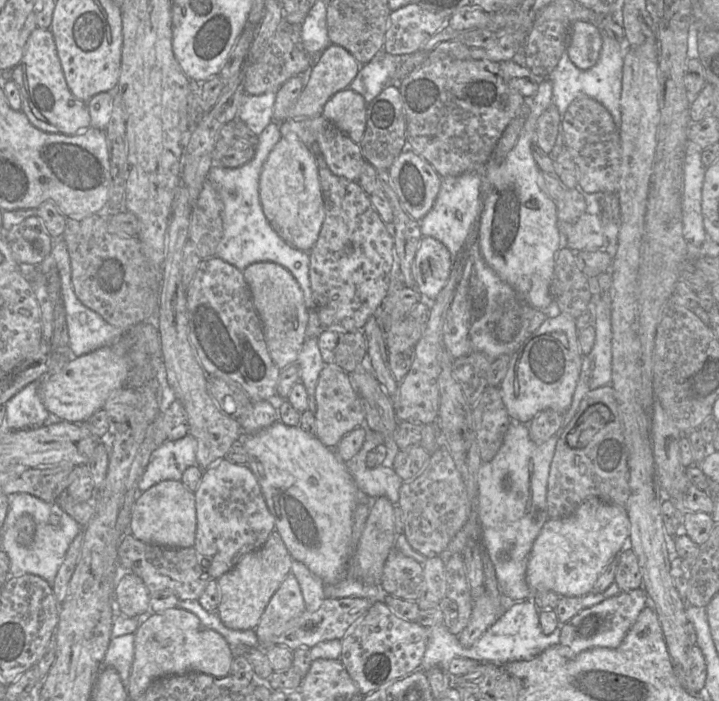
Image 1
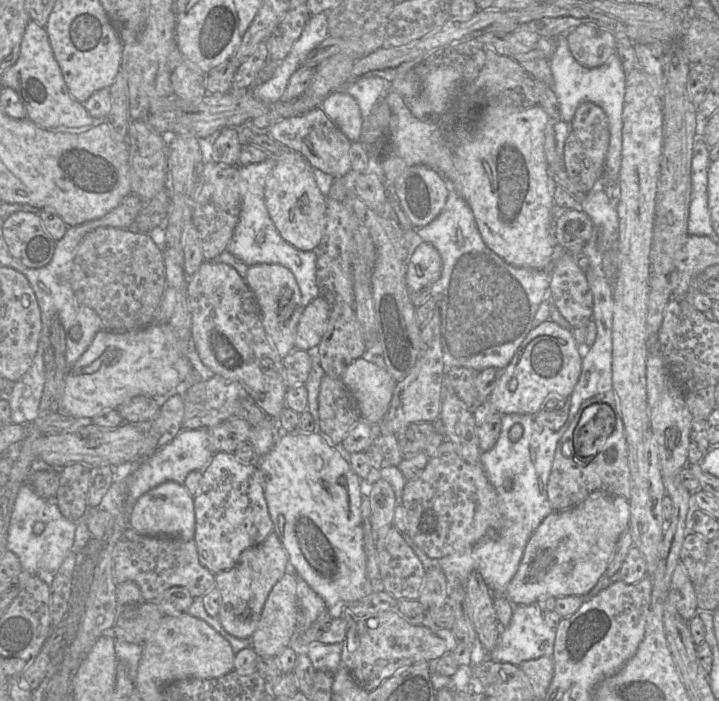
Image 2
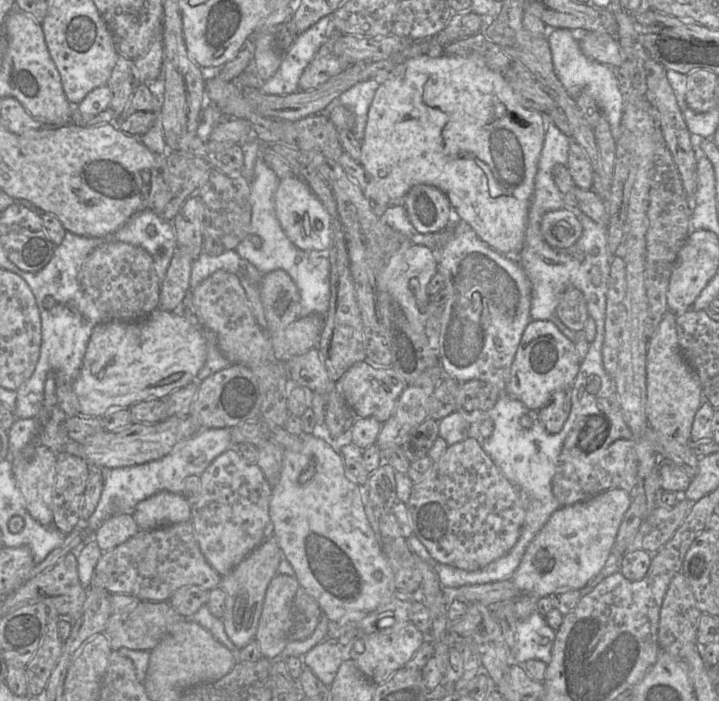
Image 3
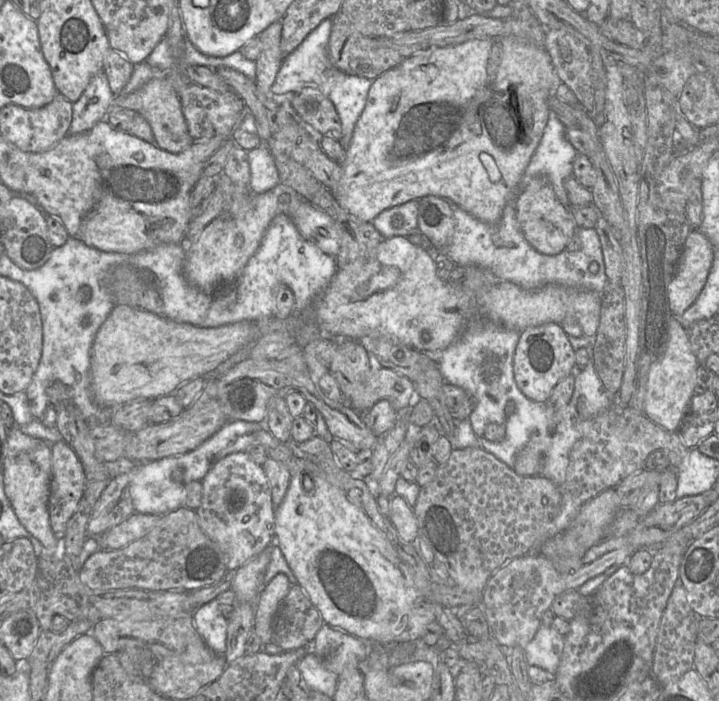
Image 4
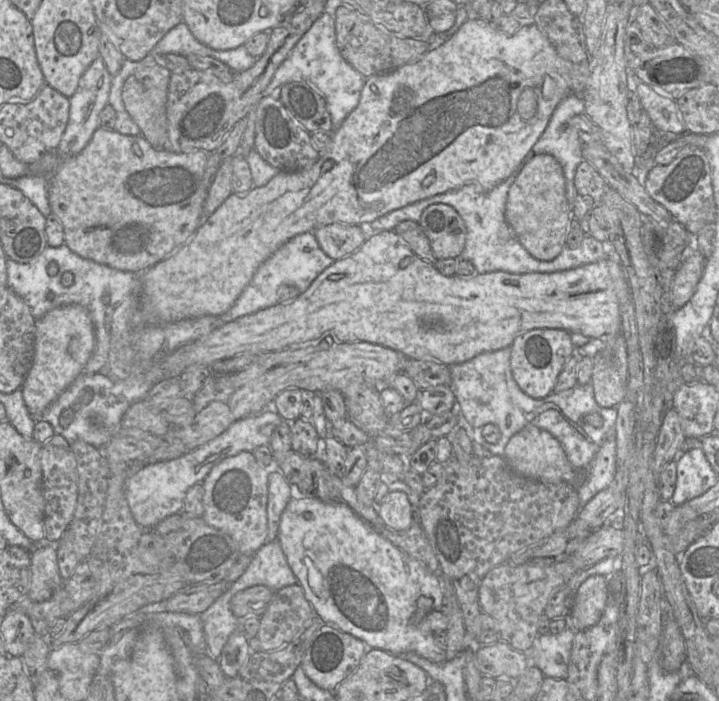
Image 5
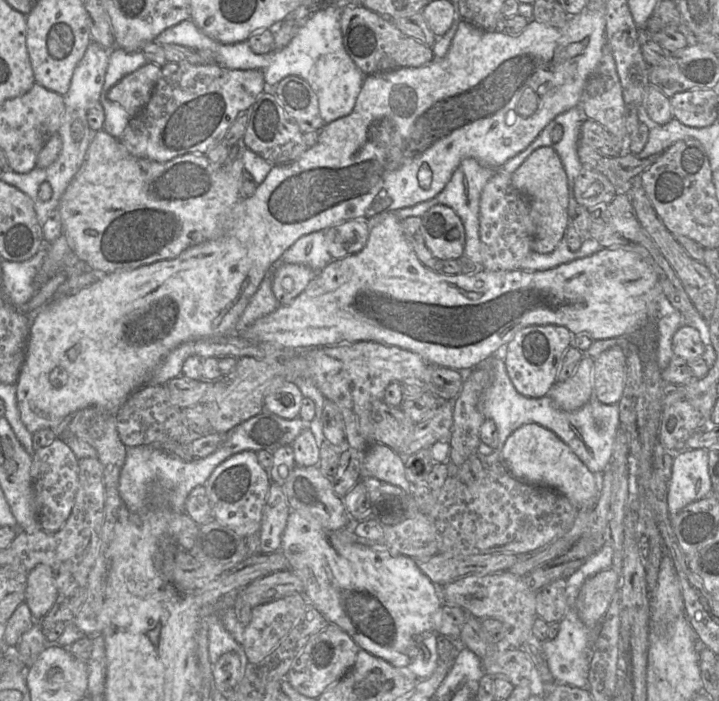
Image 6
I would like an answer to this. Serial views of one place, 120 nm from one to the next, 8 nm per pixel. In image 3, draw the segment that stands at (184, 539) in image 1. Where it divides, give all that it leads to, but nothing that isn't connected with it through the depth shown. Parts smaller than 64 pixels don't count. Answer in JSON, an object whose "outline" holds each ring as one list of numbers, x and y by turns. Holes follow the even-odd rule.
{"outline":[[161,491,140,501,132,515,139,530,153,530,191,520,191,506,182,494]]}

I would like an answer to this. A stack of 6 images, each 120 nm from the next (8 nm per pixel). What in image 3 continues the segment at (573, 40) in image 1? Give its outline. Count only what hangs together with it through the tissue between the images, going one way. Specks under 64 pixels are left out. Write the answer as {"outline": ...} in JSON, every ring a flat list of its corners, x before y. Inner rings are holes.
{"outline":[[586,31,579,33,578,42,582,52,590,59,618,68,623,62,623,53,617,40,604,33]]}

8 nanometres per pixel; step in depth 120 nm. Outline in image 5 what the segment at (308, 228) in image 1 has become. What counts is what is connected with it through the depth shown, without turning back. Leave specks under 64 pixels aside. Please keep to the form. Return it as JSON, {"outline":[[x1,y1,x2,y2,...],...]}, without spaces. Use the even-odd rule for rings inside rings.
{"outline":[[332,223,313,231,320,248,338,260,358,250,369,236,366,225]]}

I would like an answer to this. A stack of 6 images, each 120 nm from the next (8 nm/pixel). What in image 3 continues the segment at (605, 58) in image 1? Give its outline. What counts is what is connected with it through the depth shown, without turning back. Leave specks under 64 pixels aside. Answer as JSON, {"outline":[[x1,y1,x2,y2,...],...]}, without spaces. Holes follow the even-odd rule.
{"outline":[[565,28,550,29,547,34,555,73,563,87,572,97,580,93,590,95,596,102,601,113,607,119,612,136,617,142,622,133,622,117,626,104,626,96,621,93,618,85,615,68,587,57,581,50,579,33,586,31,571,31]]}

